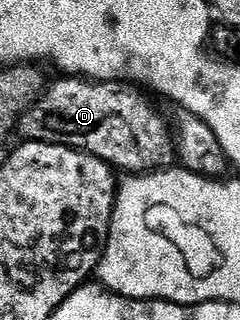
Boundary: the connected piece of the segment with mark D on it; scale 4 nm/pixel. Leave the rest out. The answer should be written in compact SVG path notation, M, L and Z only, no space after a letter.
M61 77L57 84L50 86L44 95L24 116L19 124L21 139L31 143L54 143L74 147L89 155L99 157L118 172L130 171L133 177L145 176L150 172L172 168L177 159L175 135L165 124L165 119L153 108L153 103L132 82L94 81L84 77Z

